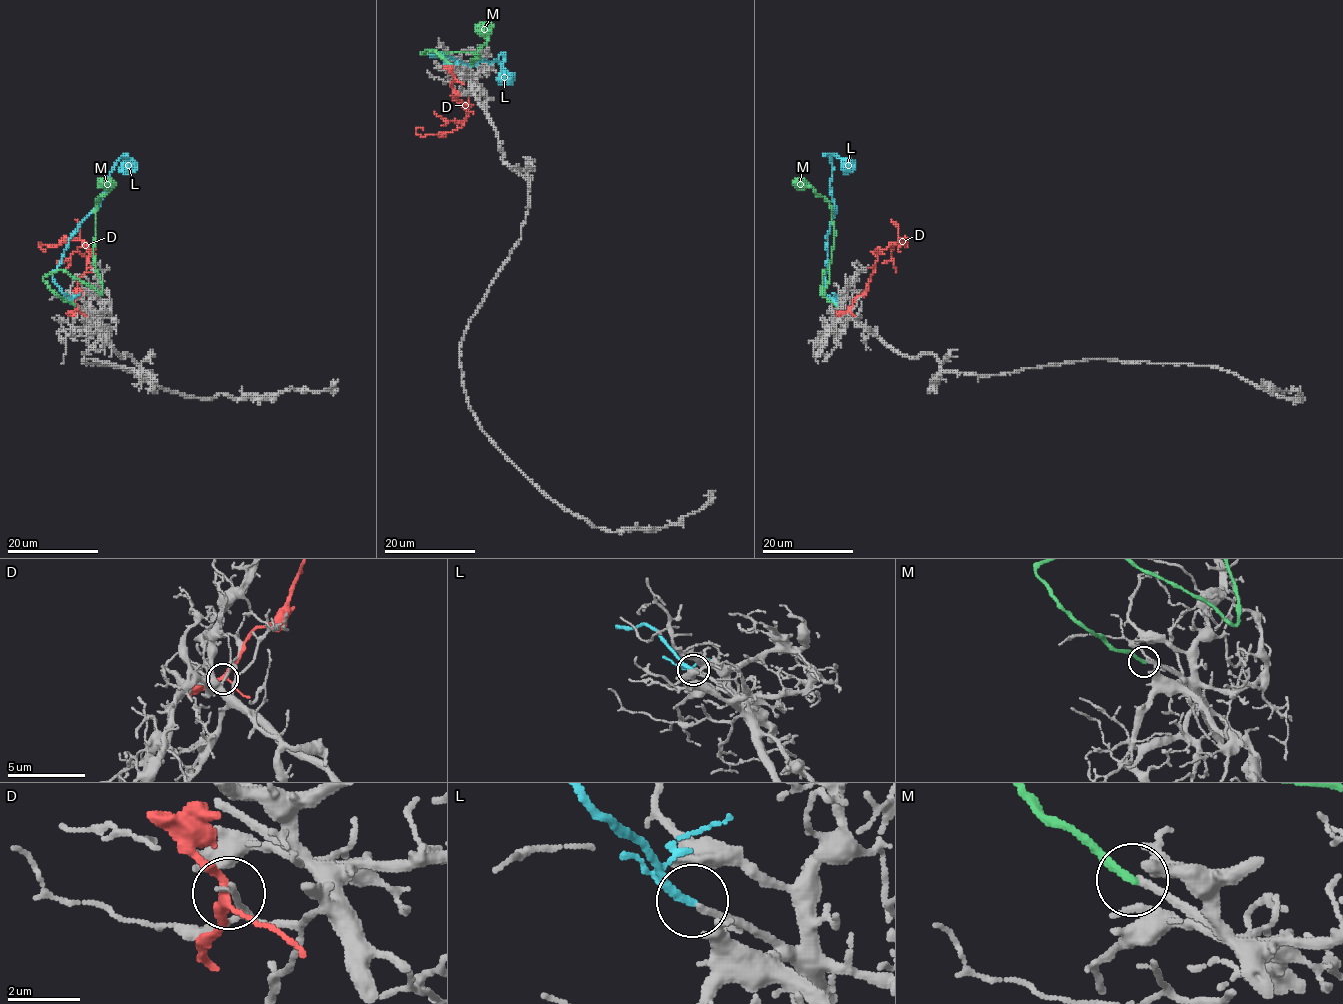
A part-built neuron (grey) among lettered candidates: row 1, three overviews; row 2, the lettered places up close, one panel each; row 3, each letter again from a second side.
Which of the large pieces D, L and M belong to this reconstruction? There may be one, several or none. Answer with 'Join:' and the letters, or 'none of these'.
Join: L

